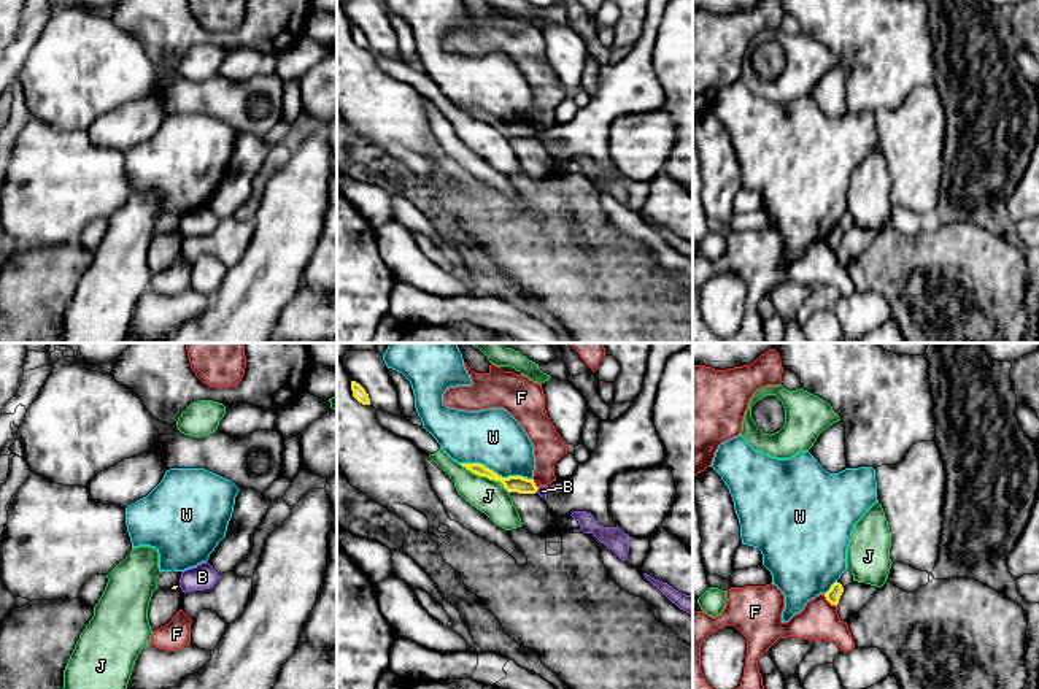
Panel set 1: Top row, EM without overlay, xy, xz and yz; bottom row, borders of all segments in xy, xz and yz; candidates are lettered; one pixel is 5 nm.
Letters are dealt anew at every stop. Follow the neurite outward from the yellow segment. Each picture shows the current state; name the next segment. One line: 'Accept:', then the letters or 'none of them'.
Accept: none of them

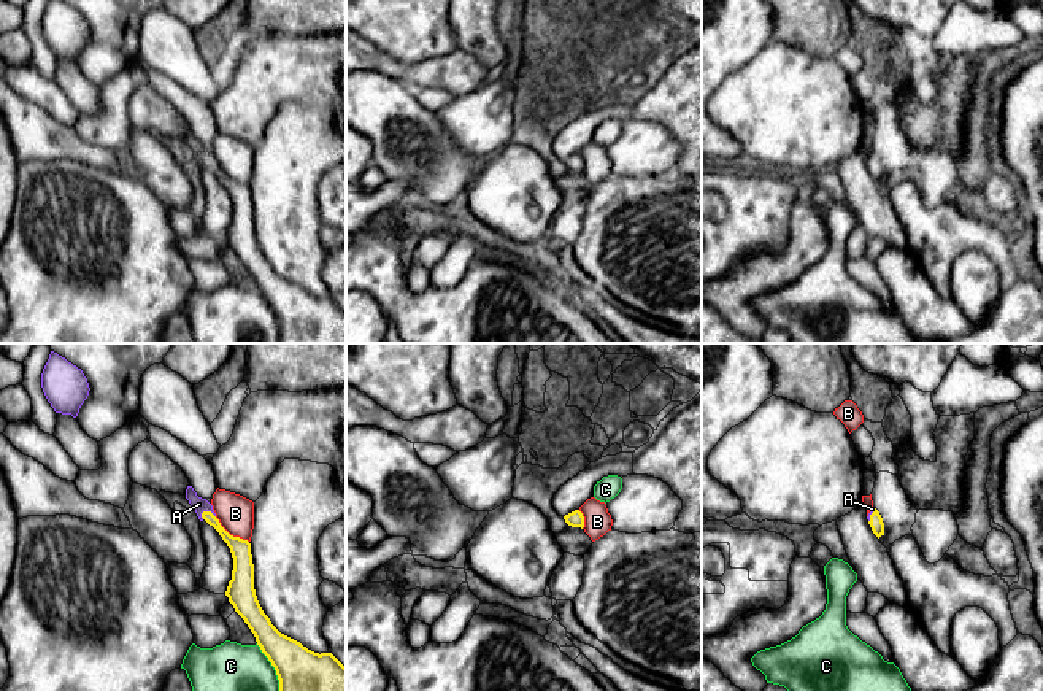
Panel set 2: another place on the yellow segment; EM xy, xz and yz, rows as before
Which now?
Accept: A

